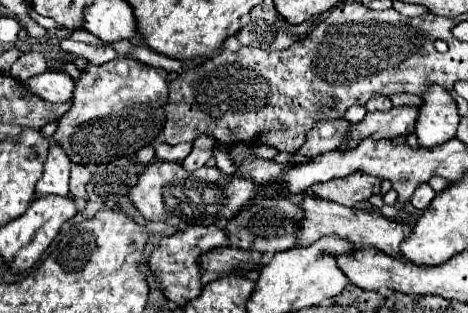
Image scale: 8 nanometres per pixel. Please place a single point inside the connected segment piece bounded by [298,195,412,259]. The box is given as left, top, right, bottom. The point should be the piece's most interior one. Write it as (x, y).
(363, 228)

